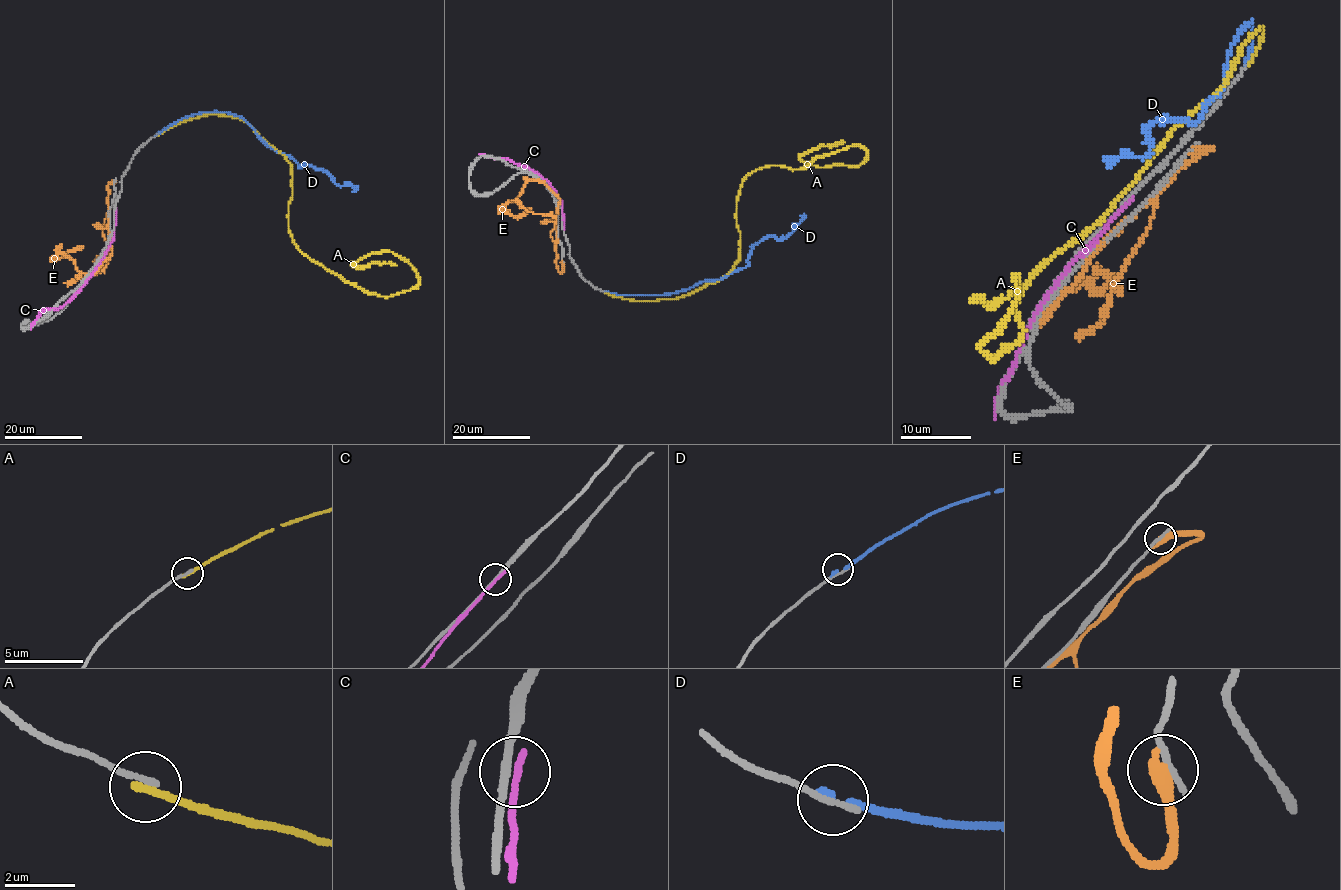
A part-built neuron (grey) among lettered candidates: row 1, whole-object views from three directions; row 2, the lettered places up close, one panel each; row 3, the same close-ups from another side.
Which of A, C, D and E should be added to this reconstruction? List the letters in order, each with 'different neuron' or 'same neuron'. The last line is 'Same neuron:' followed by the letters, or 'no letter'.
A: different neuron
C: different neuron
D: different neuron
E: different neuron
Same neuron: no letter

